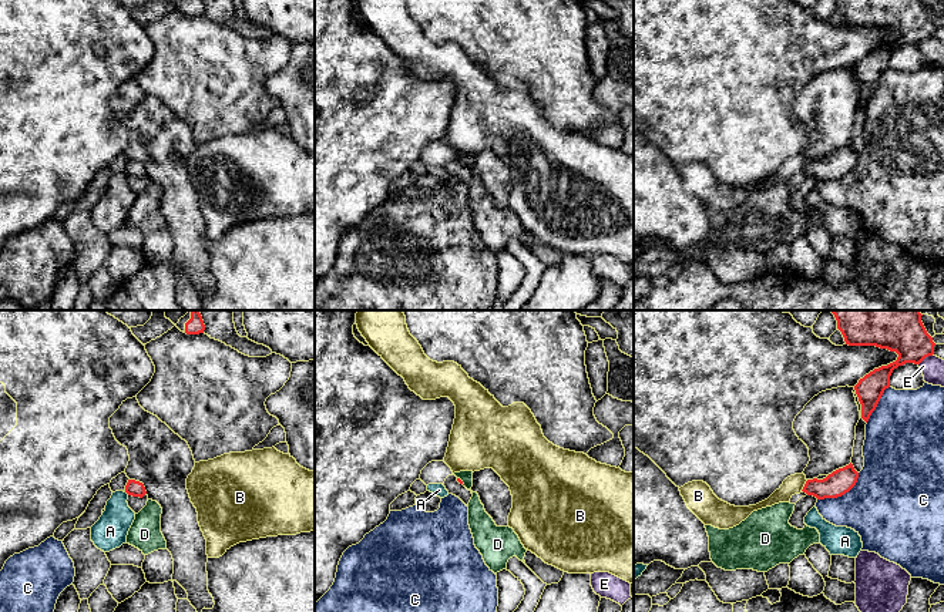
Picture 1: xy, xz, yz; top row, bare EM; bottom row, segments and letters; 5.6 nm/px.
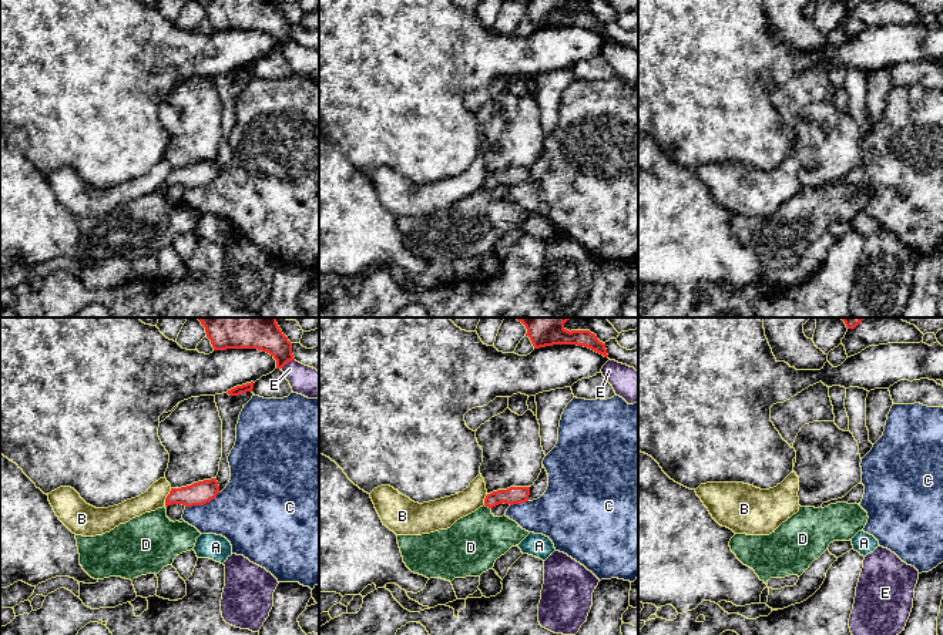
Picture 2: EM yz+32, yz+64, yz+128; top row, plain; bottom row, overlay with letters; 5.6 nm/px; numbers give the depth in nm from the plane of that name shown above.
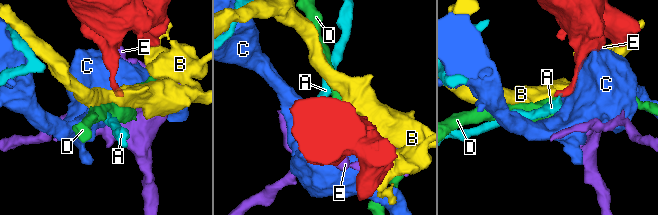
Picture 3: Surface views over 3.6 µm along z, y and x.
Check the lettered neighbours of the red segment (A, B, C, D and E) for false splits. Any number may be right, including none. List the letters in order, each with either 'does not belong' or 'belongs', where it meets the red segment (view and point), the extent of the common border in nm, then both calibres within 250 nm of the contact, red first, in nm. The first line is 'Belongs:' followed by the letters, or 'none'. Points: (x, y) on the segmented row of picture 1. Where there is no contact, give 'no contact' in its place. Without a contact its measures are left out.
Belongs: none
A: does not belong; meets red in xy at (127, 493); contact 30 nm long; 90 nm thick on the red side, 190 nm on the other
B: does not belong; meets red in yz at (805, 486); contact 80 nm long; 140 nm thick on the red side, 110 nm on the other
C: does not belong; meets red in yz at (842, 494); contact 280 nm long; 140 nm thick on the red side, 420 nm on the other
D: does not belong; meets red in xz at (462, 481); contact 60 nm long; 20 nm thick on the red side, 120 nm on the other
E: does not belong; meets red in yz at (926, 356); contact 110 nm long; 300 nm thick on the red side, 130 nm on the other

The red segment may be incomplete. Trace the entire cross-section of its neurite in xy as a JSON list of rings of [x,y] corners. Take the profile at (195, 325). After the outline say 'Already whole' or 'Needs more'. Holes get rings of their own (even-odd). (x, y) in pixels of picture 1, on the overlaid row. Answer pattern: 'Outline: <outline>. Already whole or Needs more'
Outline: [[[189,310],[175,326],[187,334],[199,334],[205,330],[199,310]]]. Needs more

